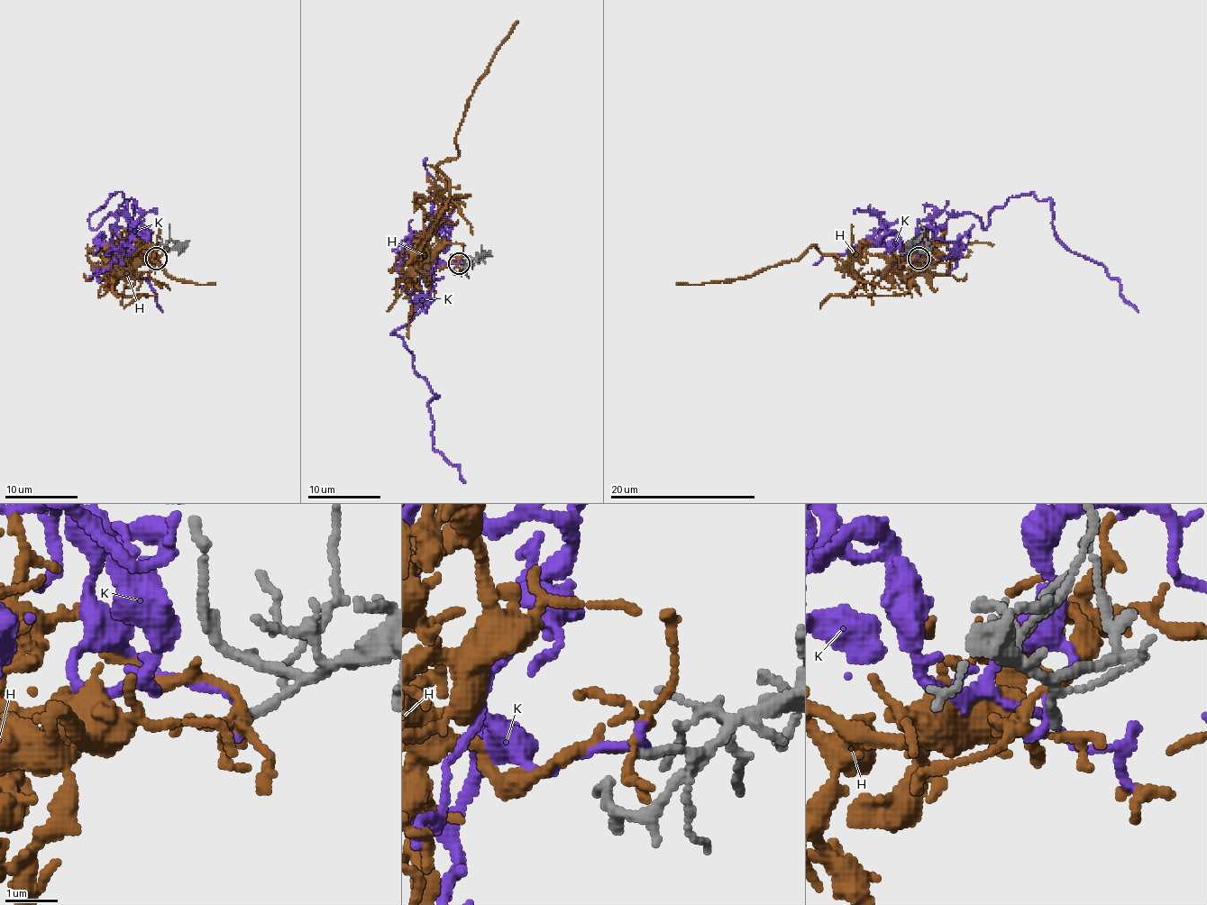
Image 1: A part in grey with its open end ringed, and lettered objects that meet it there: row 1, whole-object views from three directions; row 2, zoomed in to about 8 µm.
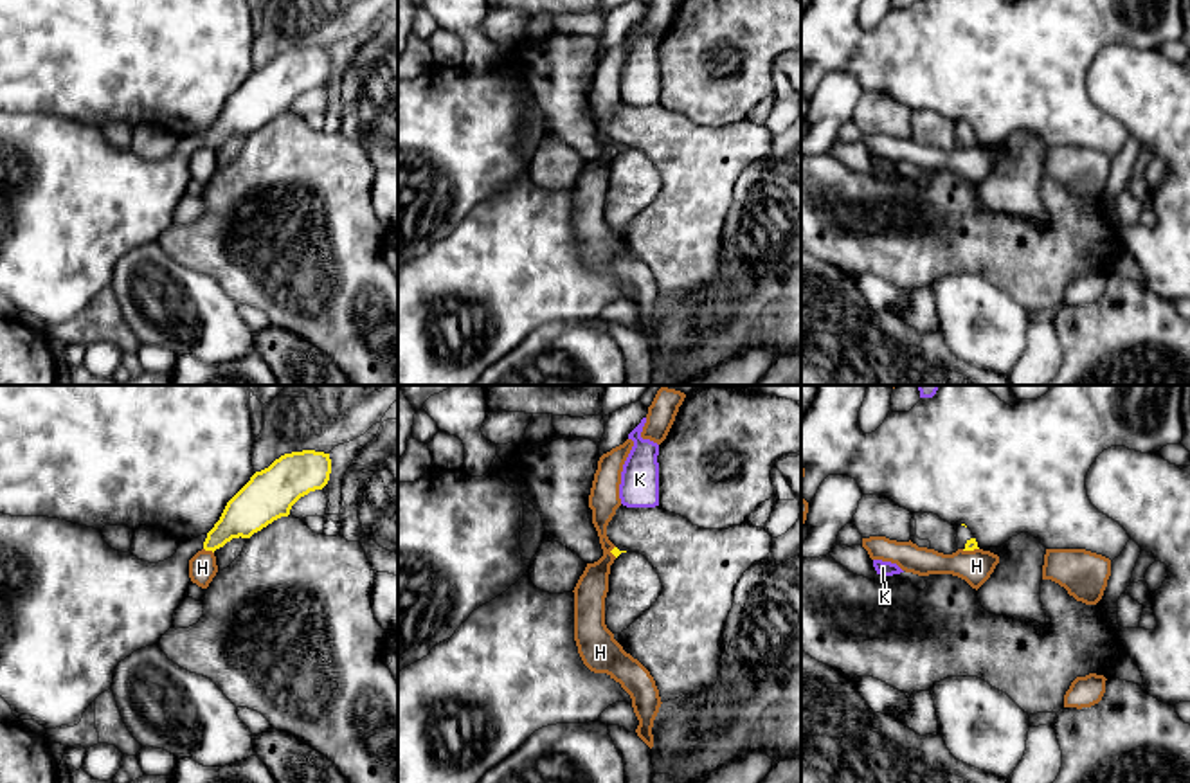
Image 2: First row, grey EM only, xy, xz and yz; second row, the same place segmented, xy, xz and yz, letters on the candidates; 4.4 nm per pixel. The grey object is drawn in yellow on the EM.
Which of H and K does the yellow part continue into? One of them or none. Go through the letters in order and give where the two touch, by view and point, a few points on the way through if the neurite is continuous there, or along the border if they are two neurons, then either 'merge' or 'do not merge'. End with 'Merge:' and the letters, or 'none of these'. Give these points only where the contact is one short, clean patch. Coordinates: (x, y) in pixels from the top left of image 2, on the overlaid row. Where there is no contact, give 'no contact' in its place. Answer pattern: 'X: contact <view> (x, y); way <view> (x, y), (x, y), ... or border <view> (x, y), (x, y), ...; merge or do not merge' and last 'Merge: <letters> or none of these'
H: contact xy (209, 549); border xy (204, 548), (213, 553); do not merge
K: no contact; do not merge
Merge: none of these

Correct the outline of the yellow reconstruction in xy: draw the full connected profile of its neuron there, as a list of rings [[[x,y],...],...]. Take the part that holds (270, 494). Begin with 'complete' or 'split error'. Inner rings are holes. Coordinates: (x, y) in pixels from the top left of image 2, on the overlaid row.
split error; [[[302,450],[281,455],[250,477],[227,502],[207,535],[180,542],[176,553],[158,563],[112,549],[101,529],[49,517],[0,513],[0,697],[11,706],[13,715],[20,720],[34,720],[45,729],[77,725],[86,707],[112,689],[117,664],[140,648],[158,644],[173,626],[173,614],[191,583],[189,560],[202,549],[214,553],[232,538],[250,538],[274,520],[288,517],[301,497],[328,484],[329,473],[329,454]]]

